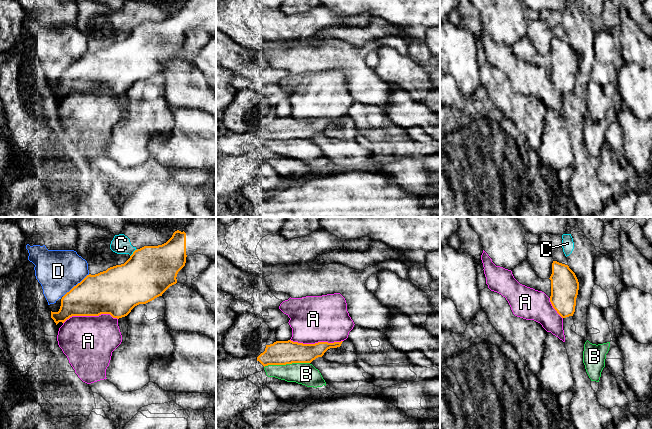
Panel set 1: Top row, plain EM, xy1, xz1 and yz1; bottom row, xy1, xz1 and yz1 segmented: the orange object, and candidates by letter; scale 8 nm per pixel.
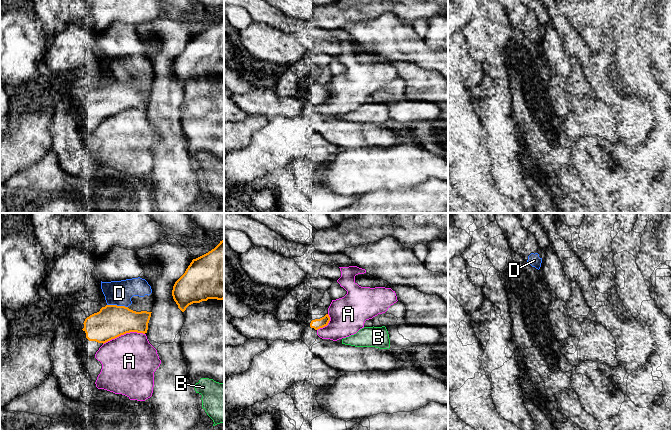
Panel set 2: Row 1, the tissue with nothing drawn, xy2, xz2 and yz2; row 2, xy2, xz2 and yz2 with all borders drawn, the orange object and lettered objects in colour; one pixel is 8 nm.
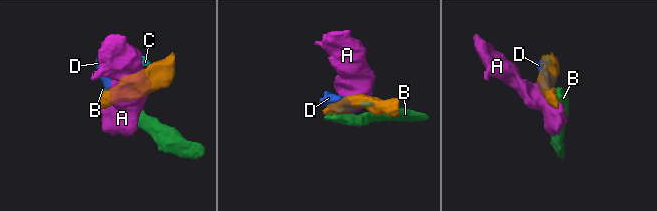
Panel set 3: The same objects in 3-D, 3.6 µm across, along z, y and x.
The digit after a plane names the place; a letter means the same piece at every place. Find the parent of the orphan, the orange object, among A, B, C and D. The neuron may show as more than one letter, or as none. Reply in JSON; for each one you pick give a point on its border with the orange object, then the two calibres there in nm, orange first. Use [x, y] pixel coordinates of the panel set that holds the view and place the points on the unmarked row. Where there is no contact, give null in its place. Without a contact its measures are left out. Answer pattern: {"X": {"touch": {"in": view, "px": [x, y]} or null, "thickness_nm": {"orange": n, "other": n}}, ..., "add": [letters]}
{"add": []}

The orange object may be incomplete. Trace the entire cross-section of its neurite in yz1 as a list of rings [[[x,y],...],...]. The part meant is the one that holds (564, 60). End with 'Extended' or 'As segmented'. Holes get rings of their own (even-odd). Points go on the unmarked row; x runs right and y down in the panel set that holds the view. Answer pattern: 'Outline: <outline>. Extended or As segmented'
Outline: [[[553,37],[551,56],[550,78],[557,89],[566,94],[573,92],[579,58],[575,49],[568,41]]]. As segmented

